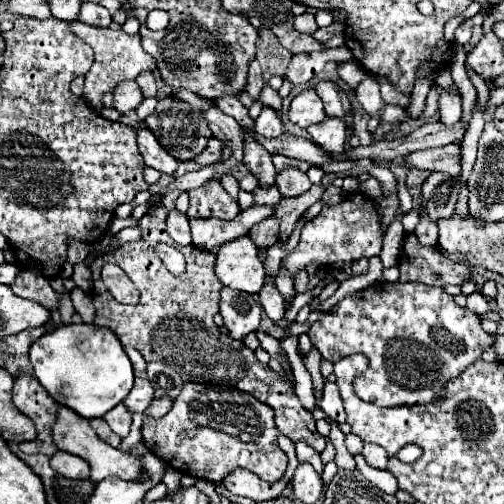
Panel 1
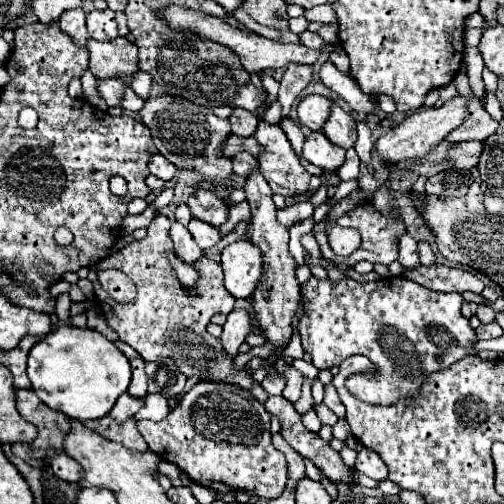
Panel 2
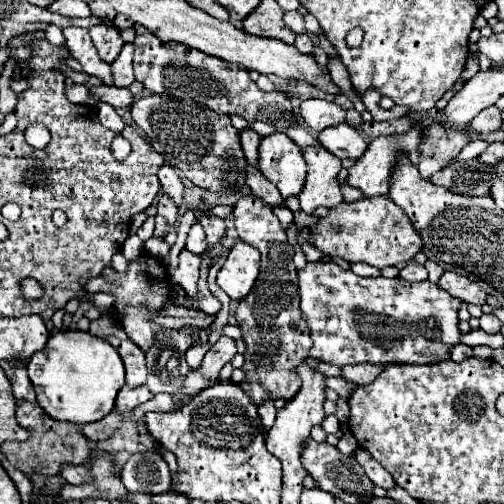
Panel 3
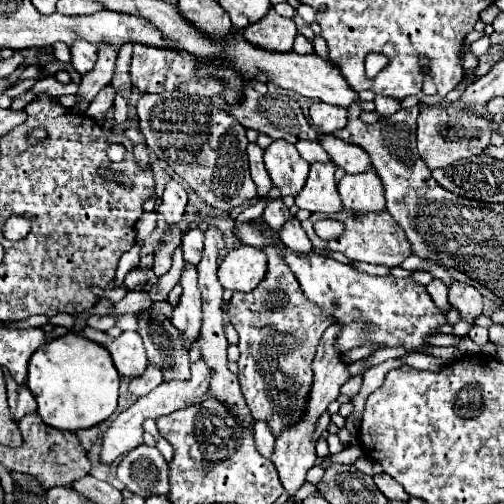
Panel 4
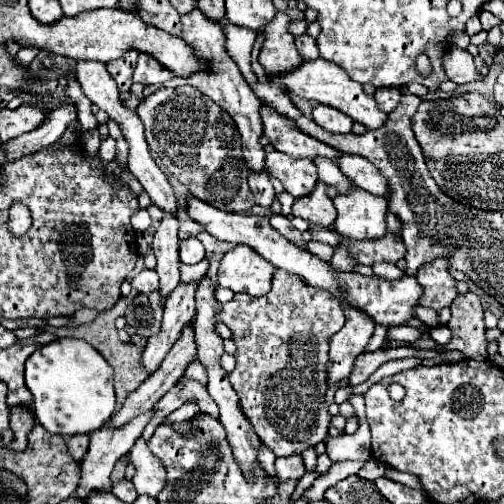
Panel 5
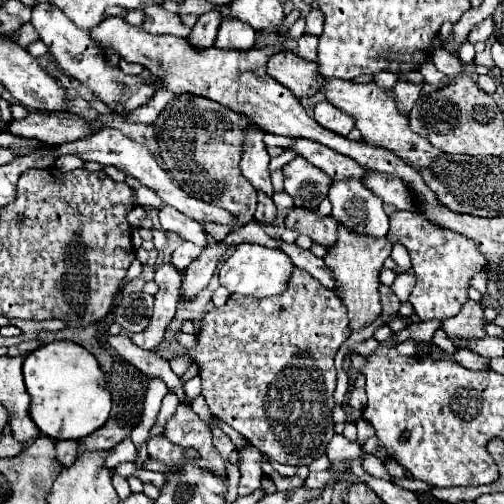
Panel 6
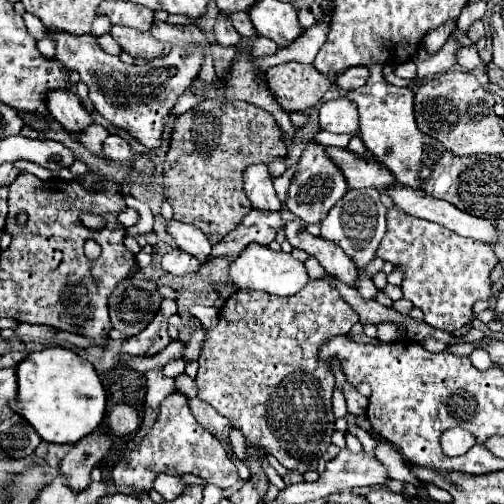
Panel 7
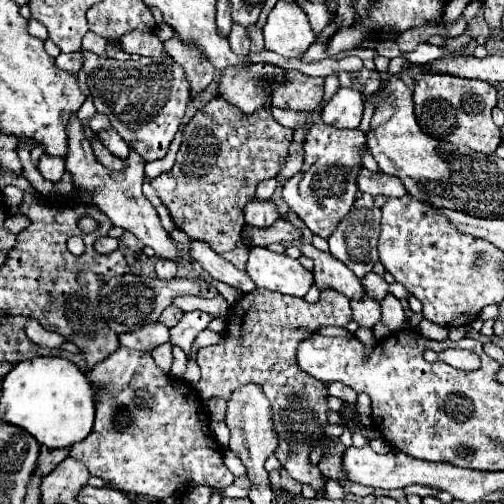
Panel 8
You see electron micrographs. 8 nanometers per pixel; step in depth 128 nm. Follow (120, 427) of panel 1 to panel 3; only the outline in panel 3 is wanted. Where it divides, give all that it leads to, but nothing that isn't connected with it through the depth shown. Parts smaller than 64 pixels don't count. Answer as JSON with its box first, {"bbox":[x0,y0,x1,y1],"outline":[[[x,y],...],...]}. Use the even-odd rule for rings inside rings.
{"bbox":[116,384,152,412],"outline":[[[146,384],[142,386],[122,386],[116,398],[116,410],[118,412],[128,412],[134,410],[136,406],[144,404],[146,400],[152,398],[152,392],[148,390]]]}

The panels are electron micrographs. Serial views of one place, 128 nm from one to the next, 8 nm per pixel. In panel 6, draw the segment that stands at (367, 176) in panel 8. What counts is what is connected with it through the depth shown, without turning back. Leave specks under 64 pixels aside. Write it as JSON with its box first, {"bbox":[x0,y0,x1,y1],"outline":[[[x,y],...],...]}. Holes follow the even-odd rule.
{"bbox":[292,140,366,180],"outline":[[[296,140],[292,150],[304,156],[310,164],[322,168],[332,180],[362,180],[366,176],[366,168],[362,168],[358,162],[312,140]]]}

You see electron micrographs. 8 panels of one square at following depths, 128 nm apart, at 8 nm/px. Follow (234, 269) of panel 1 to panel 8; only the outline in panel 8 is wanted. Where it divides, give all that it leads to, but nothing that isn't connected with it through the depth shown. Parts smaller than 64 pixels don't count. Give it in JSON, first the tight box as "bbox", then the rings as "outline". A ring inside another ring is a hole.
{"bbox":[246,246,314,298],"outline":[[[254,246],[250,250],[246,272],[258,288],[278,290],[298,298],[304,298],[314,284],[312,272],[308,272],[298,260],[292,260],[286,254],[270,252],[262,246]]]}

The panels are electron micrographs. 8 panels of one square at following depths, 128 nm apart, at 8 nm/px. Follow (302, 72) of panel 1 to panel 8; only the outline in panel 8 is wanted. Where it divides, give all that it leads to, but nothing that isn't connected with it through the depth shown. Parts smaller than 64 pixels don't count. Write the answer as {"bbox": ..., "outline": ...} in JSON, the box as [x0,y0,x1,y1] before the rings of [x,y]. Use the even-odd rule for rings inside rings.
{"bbox":[328,196,380,328],"outline":[[[360,196],[352,208],[352,212],[346,216],[344,224],[328,238],[330,244],[330,254],[344,262],[356,276],[364,276],[372,272],[374,264],[378,262],[378,252],[376,252],[376,240],[380,234],[380,210],[374,206],[372,196]],[[368,296],[362,302],[352,302],[352,320],[362,328],[374,328],[380,320],[380,304],[368,300]]]}

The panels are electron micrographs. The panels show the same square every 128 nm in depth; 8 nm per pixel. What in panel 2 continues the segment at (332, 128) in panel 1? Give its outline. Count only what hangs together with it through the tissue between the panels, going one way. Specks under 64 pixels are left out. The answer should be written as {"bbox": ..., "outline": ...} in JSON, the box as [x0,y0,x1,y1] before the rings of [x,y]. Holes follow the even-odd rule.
{"bbox":[302,132,346,172],"outline":[[[312,132],[302,146],[302,156],[310,164],[314,164],[326,172],[338,170],[344,162],[344,154],[346,154],[346,150],[336,148],[334,144],[328,144],[328,138],[322,132]]]}

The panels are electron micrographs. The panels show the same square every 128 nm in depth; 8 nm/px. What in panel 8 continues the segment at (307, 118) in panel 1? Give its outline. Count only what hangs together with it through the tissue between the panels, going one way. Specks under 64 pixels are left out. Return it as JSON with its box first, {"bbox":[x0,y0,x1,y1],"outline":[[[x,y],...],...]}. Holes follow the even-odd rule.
{"bbox":[322,88,364,128],"outline":[[[340,88],[322,108],[322,122],[336,128],[358,128],[362,120],[364,98],[356,88]]]}

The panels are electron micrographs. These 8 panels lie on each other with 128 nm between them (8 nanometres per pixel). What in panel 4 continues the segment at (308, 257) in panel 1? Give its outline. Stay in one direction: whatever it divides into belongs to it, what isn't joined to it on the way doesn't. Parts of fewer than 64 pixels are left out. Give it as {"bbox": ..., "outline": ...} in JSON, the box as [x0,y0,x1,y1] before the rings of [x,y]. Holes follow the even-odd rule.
{"bbox":[302,212,410,266],"outline":[[[344,212],[326,216],[326,214],[312,214],[306,222],[302,222],[302,228],[306,230],[308,238],[312,240],[314,248],[328,248],[328,250],[338,250],[342,254],[346,254],[350,260],[356,262],[370,262],[370,264],[384,264],[384,266],[400,266],[410,254],[410,244],[406,240],[404,230],[396,224],[396,220],[392,220],[392,216],[388,212],[380,212],[380,216],[368,216],[368,220],[352,220],[352,216],[344,216]],[[324,218],[334,218],[340,220],[344,224],[344,234],[324,242],[322,238],[318,238],[318,234],[314,232],[314,222],[324,220]]]}

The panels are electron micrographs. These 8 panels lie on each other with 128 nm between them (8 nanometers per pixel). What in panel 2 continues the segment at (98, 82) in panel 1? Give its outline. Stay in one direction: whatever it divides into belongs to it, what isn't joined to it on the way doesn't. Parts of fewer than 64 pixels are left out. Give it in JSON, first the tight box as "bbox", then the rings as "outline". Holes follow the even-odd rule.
{"bbox":[88,38,138,78],"outline":[[[116,38],[112,42],[88,42],[90,70],[96,78],[114,78],[138,72],[136,68],[136,46],[126,38]]]}

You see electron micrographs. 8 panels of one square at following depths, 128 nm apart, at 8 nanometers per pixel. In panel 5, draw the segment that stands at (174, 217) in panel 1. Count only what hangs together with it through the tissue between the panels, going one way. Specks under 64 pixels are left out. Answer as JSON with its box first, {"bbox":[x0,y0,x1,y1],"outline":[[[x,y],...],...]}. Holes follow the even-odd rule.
{"bbox":[110,324,196,428],"outline":[[[190,324],[180,334],[180,340],[172,346],[164,362],[156,372],[152,372],[134,392],[130,392],[122,404],[122,410],[118,410],[110,418],[112,428],[122,428],[132,418],[136,418],[142,412],[148,412],[154,408],[154,404],[176,384],[176,380],[184,374],[186,364],[196,354],[196,340]]]}

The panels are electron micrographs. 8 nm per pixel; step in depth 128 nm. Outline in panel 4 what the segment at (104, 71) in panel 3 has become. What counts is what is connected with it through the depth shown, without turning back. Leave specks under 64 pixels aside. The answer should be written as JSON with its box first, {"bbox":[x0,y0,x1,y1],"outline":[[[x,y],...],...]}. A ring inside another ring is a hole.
{"bbox":[70,40,114,122],"outline":[[[76,40],[76,44],[70,48],[72,52],[72,68],[78,74],[86,74],[94,70],[94,64],[98,60],[98,48],[92,48],[92,44],[84,42],[84,40]],[[108,84],[108,86],[104,86],[102,90],[100,90],[100,94],[96,96],[96,100],[90,104],[90,108],[88,108],[88,116],[90,118],[96,118],[98,122],[102,122],[104,120],[104,112],[108,112],[110,108],[114,108],[114,88],[112,88],[112,84]]]}

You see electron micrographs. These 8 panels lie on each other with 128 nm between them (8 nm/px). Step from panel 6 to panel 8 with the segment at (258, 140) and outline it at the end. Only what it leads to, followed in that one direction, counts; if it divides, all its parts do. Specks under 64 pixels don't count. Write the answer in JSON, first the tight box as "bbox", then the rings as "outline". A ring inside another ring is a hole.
{"bbox":[244,202,278,228],"outline":[[[248,202],[248,208],[244,208],[244,218],[248,226],[254,228],[270,228],[278,220],[276,206],[272,202]]]}

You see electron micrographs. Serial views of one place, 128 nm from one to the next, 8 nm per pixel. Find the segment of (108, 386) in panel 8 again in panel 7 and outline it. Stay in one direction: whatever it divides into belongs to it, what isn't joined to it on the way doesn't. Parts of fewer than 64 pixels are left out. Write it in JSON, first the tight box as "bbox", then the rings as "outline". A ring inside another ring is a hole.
{"bbox":[112,298,238,492],"outline":[[[164,298],[156,318],[138,336],[132,336],[128,340],[128,344],[122,344],[120,360],[128,358],[128,356],[154,356],[154,354],[158,354],[171,342],[167,331],[168,319],[177,313],[176,302]],[[172,392],[162,400],[154,426],[128,454],[118,454],[118,460],[112,466],[112,474],[114,484],[128,484],[142,492],[152,490],[158,474],[170,476],[196,474],[218,488],[230,488],[238,482],[238,470],[226,456],[224,446],[218,442],[216,436],[212,436],[196,422],[196,418],[190,412],[188,398],[180,392]]]}

